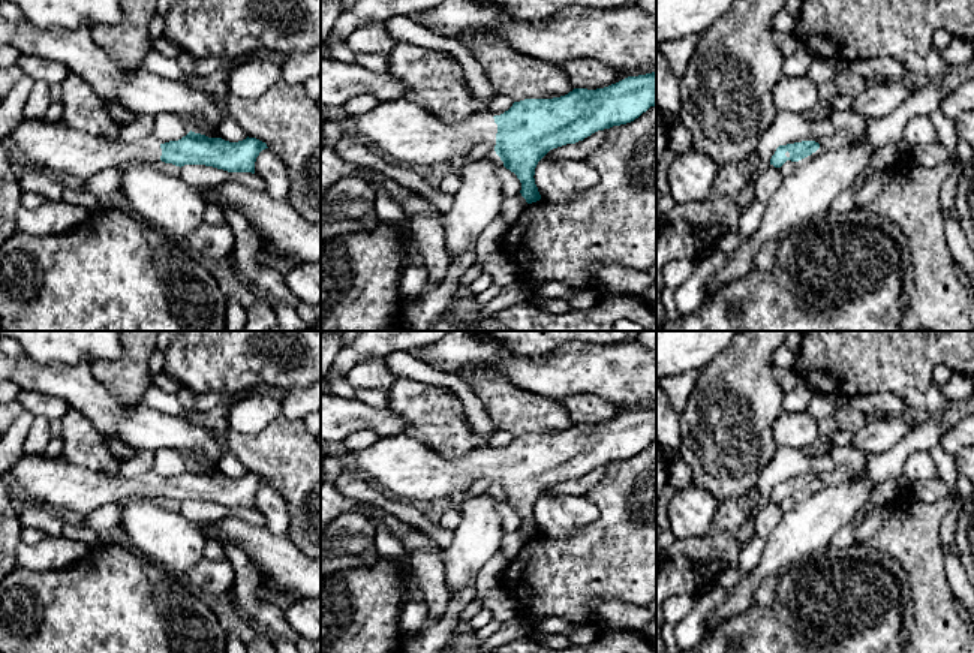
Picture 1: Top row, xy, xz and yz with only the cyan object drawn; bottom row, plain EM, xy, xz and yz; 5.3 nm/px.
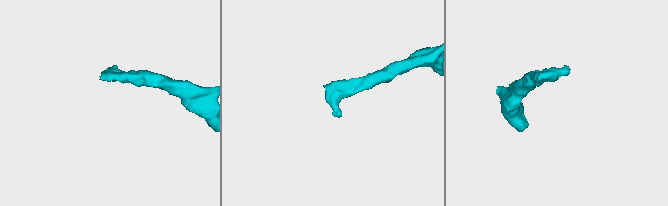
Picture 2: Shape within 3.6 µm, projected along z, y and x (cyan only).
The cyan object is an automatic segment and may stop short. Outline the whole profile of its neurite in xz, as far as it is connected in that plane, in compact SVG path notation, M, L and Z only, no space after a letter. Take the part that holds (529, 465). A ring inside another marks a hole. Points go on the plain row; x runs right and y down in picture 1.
M652 407L604 424L574 424L560 433L524 434L494 452L483 445L459 458L435 452L406 434L378 439L369 448L346 452L358 472L405 499L459 499L493 484L520 515L521 532L532 539L541 535L535 503L550 485L631 458L655 440L656 407Z

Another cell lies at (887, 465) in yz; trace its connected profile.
M926 416L902 440L887 451L866 457L865 472L877 485L902 476L907 458L917 451L934 452L943 436L950 430L943 418Z

